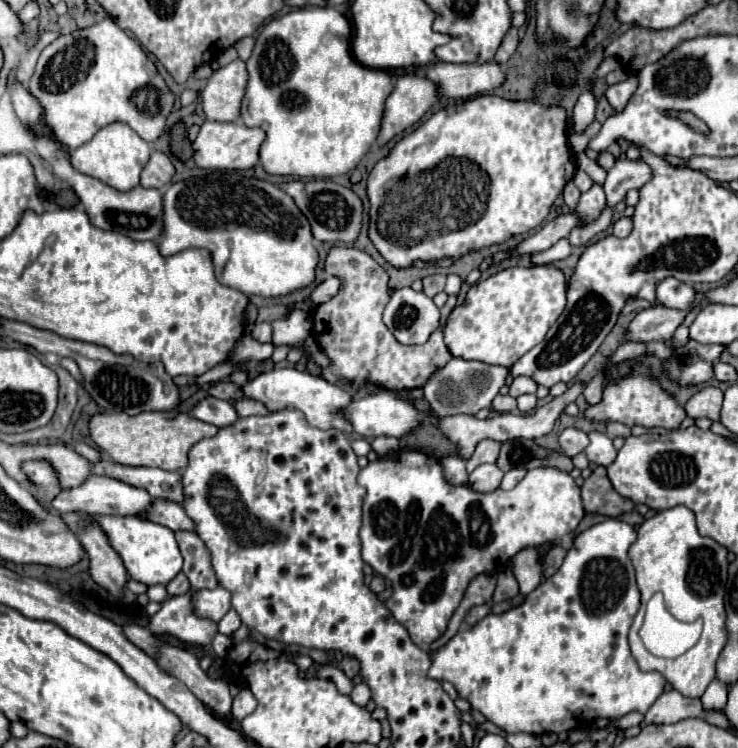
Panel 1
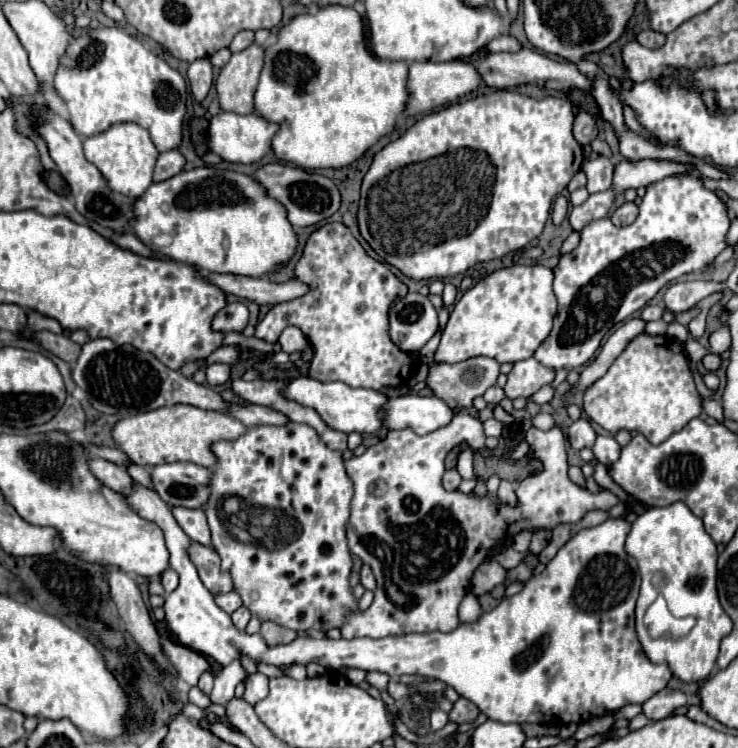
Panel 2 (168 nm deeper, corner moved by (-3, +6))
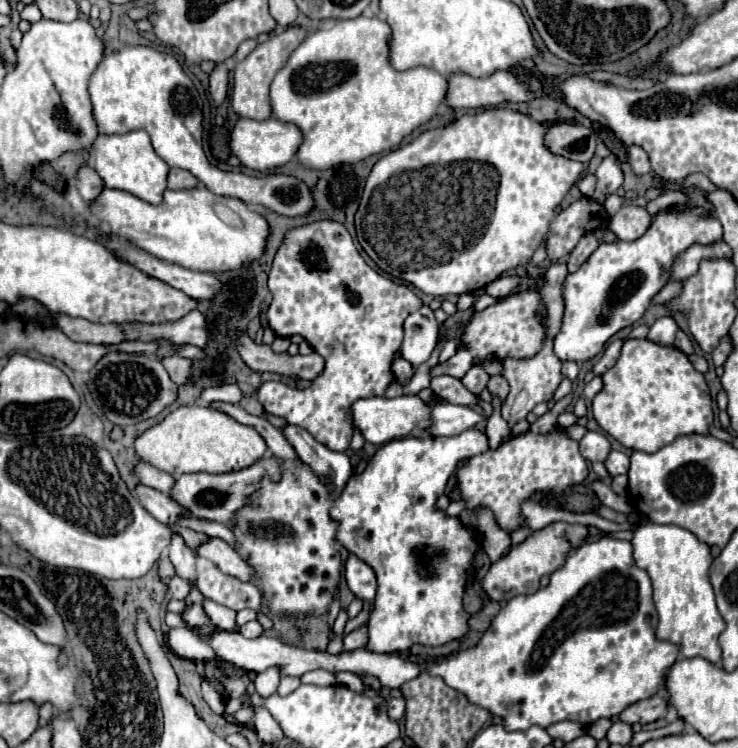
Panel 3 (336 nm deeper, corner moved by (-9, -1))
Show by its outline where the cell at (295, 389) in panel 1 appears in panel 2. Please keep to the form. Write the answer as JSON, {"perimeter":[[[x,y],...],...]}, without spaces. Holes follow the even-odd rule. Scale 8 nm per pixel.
{"perimeter":[[[312,378],[290,380],[288,386],[284,388],[284,394],[286,394],[286,398],[290,398],[294,402],[300,402],[304,406],[314,408],[330,428],[346,432],[346,434],[350,434],[350,432],[358,432],[358,434],[378,432],[382,428],[382,420],[378,418],[378,412],[384,408],[384,404],[388,400],[386,394],[370,390],[370,388],[350,388],[342,382],[324,384],[324,382],[318,382]]]}

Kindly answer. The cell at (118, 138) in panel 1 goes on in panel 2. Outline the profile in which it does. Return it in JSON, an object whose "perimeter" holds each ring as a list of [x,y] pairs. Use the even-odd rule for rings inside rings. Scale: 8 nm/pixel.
{"perimeter":[[[126,122],[114,124],[106,132],[86,138],[84,156],[102,172],[102,176],[106,176],[106,182],[112,186],[114,192],[120,192],[130,198],[140,198],[152,184],[152,172],[158,158],[158,150],[152,144],[150,134],[142,126]]]}

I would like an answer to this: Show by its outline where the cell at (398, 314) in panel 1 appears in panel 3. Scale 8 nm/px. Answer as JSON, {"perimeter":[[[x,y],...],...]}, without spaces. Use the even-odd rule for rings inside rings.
{"perimeter":[[[424,305],[404,321],[404,341],[400,347],[400,355],[414,367],[422,365],[436,347],[438,333],[440,325],[434,317],[434,311]]]}

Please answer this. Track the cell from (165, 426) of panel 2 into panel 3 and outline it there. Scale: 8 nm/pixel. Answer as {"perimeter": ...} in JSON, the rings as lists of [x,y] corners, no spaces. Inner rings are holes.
{"perimeter":[[[186,405],[174,409],[166,419],[150,429],[146,429],[136,441],[134,449],[138,459],[154,465],[160,471],[166,471],[170,475],[182,475],[182,473],[228,473],[238,471],[244,467],[254,465],[266,455],[266,443],[260,439],[252,427],[244,427],[242,423],[236,423],[230,415],[224,415],[222,411],[202,407],[202,405]]]}

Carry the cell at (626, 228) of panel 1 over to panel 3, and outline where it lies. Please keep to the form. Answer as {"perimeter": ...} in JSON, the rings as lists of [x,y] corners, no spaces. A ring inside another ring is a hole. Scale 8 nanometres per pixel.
{"perimeter":[[[622,205],[622,209],[610,219],[608,229],[618,235],[622,241],[634,241],[648,229],[648,223],[652,221],[652,215],[638,205]]]}

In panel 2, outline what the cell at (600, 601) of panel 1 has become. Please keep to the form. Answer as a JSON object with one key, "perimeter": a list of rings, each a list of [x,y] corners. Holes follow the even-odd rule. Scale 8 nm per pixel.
{"perimeter":[[[134,484],[134,492],[126,496],[128,504],[146,520],[156,522],[166,538],[166,548],[170,552],[170,568],[178,572],[178,588],[166,596],[164,612],[170,630],[178,636],[182,646],[188,646],[204,656],[214,658],[222,666],[238,660],[242,656],[252,658],[256,664],[272,664],[272,666],[290,666],[290,664],[310,664],[316,662],[326,666],[328,670],[342,668],[360,668],[360,670],[376,670],[384,672],[390,678],[398,676],[422,676],[436,678],[444,684],[452,686],[460,696],[474,702],[480,712],[484,712],[494,722],[588,722],[590,718],[616,712],[626,704],[644,704],[650,696],[666,688],[672,678],[672,670],[668,664],[654,664],[648,660],[646,652],[634,630],[634,606],[640,590],[640,574],[638,564],[624,550],[624,540],[630,532],[630,524],[626,520],[610,518],[600,526],[580,530],[572,536],[558,554],[546,564],[544,572],[532,576],[524,588],[504,598],[496,608],[484,612],[472,624],[460,624],[454,632],[430,632],[430,634],[406,634],[406,636],[386,636],[386,638],[352,638],[352,640],[330,640],[330,638],[308,638],[296,636],[290,644],[268,646],[260,634],[248,634],[244,630],[234,628],[230,614],[220,610],[200,582],[196,566],[188,556],[190,538],[182,532],[178,522],[172,516],[170,506],[154,492],[140,484]]]}

